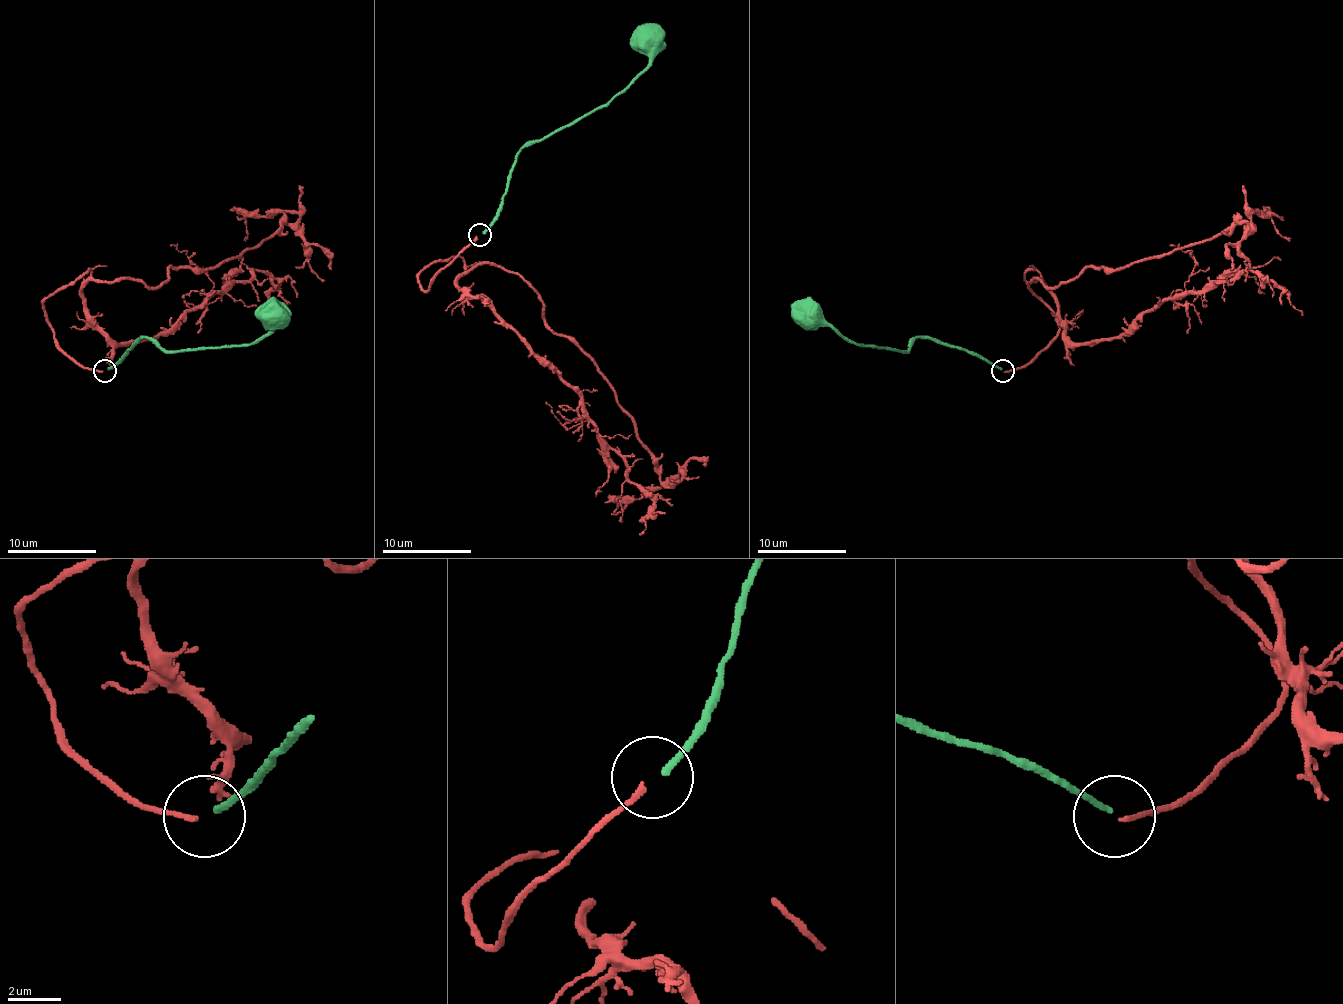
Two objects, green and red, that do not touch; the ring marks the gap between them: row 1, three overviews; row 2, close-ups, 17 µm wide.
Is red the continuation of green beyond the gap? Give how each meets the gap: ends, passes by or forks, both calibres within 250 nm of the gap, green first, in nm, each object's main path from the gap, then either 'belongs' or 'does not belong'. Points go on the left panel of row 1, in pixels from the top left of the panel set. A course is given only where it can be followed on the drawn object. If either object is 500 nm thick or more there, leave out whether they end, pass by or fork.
green ends; red ends; calibres 240 and 190 nm; course green (107, 370), (145, 337), (165, 350), (232, 348), (259, 341), (275, 325), (270, 325), (272, 319); course red (103, 370), (56, 343), (43, 303), (89, 270), (150, 287), (210, 270), (299, 216), (248, 216), (243, 241); does not belong

